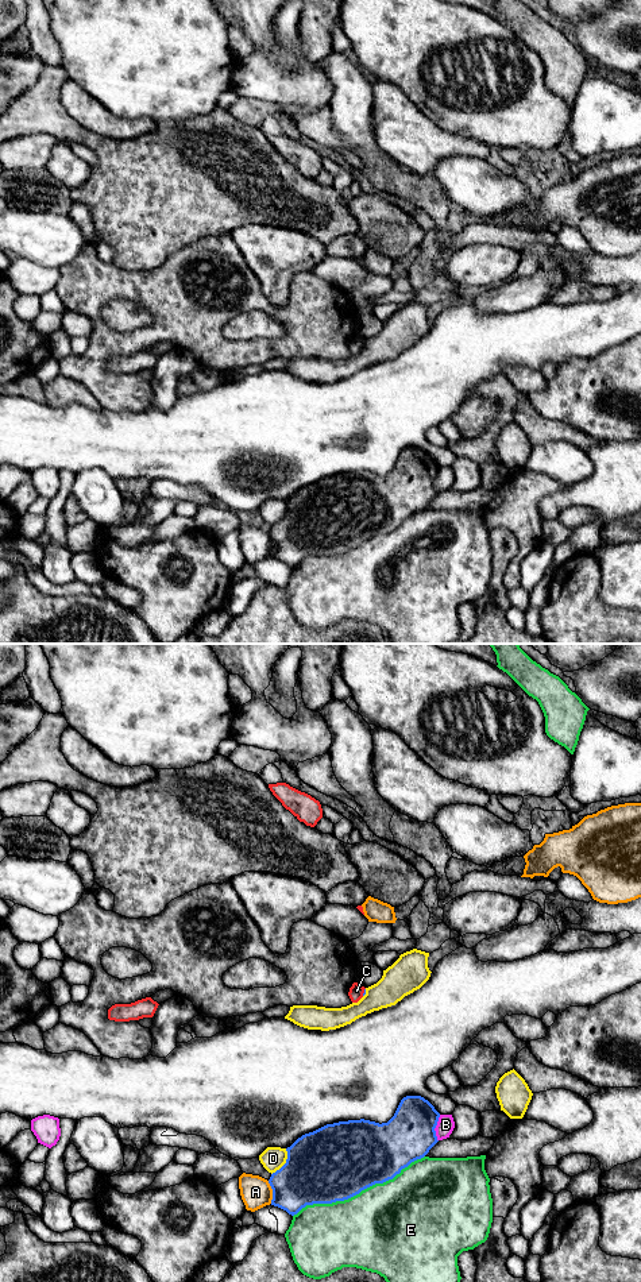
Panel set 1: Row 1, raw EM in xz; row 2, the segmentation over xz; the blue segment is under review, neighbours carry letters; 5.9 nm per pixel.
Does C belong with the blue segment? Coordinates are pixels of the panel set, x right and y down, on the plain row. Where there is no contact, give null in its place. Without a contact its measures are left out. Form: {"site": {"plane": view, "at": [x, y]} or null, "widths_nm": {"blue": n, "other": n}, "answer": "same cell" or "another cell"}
{"site": {"plane": "xz", "at": [365, 344]}, "widths_nm": {"blue": 20, "other": 90}, "answer": "another cell"}

